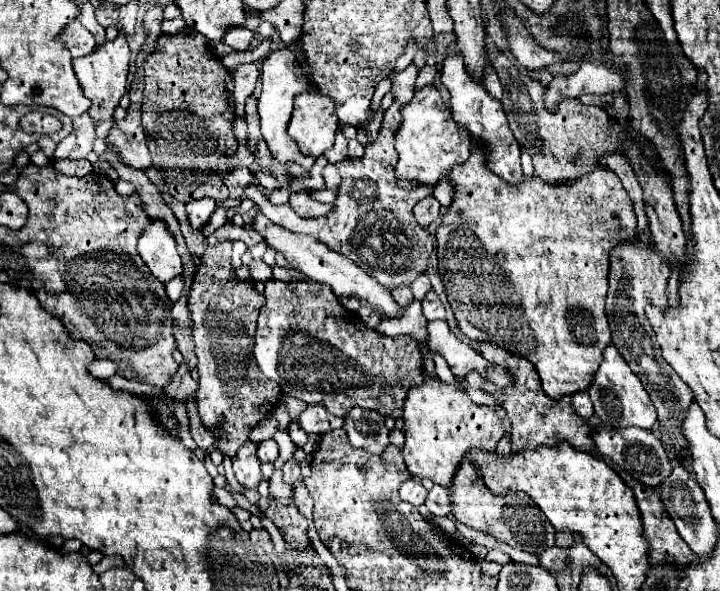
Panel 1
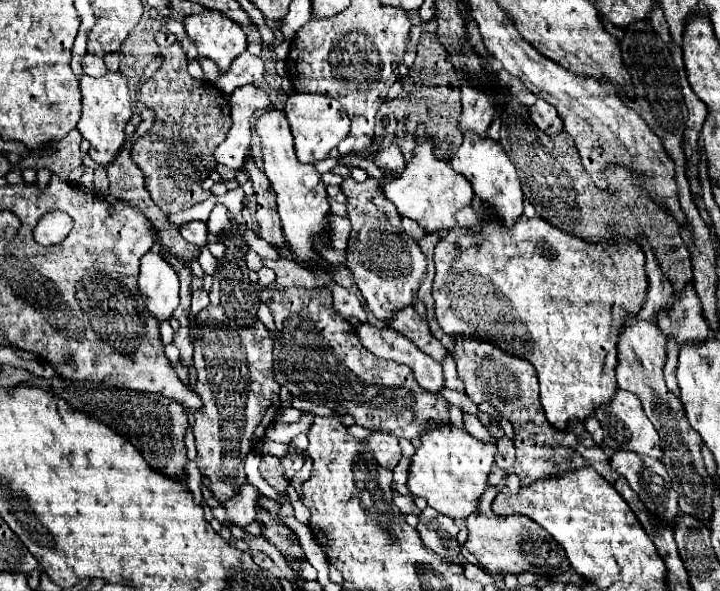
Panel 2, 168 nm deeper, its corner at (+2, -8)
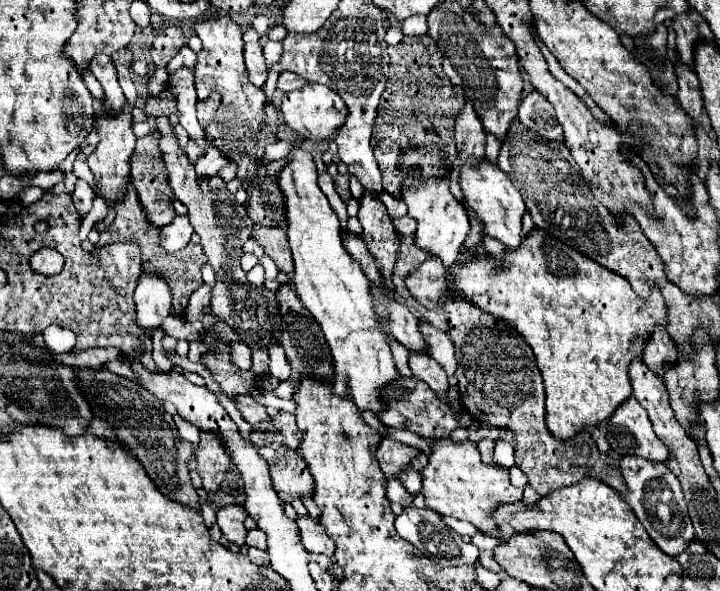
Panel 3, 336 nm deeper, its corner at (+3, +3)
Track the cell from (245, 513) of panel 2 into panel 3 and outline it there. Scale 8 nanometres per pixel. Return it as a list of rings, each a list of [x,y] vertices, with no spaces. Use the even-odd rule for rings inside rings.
[[[226,504],[222,508],[218,508],[218,526],[222,530],[222,534],[242,546],[246,542],[246,528],[244,528],[244,520],[248,518],[248,512],[244,508],[244,504]]]

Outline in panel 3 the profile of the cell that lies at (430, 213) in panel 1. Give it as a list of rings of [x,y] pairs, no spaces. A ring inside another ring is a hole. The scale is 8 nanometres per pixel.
[[[400,216],[393,219],[396,231],[401,236],[412,236],[416,232],[416,220],[410,216]]]

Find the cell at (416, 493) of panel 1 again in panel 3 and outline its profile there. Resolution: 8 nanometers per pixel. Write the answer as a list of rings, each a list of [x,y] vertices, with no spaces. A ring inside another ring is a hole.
[[[396,478],[388,480],[388,488],[386,488],[386,492],[388,492],[390,502],[398,502],[398,504],[402,504],[402,506],[412,506],[412,500],[414,500],[412,494],[406,492],[406,488],[404,488]]]

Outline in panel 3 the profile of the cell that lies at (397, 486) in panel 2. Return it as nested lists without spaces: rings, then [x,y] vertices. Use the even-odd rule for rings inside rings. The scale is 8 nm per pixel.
[[[408,466],[404,472],[398,472],[396,478],[404,484],[404,488],[406,488],[410,494],[418,494],[418,492],[420,492],[420,472],[414,470],[412,466]]]

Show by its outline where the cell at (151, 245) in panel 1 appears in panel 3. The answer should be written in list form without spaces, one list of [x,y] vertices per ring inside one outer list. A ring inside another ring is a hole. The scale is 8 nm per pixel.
[[[140,274],[134,302],[136,322],[144,328],[160,326],[172,314],[172,290],[160,274]]]

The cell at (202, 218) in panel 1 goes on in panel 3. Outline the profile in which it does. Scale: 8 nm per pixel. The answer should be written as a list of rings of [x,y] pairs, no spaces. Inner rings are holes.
[[[176,216],[176,220],[172,220],[172,224],[168,224],[160,230],[160,244],[168,252],[182,250],[190,242],[192,232],[194,232],[194,228],[192,228],[188,216]]]

